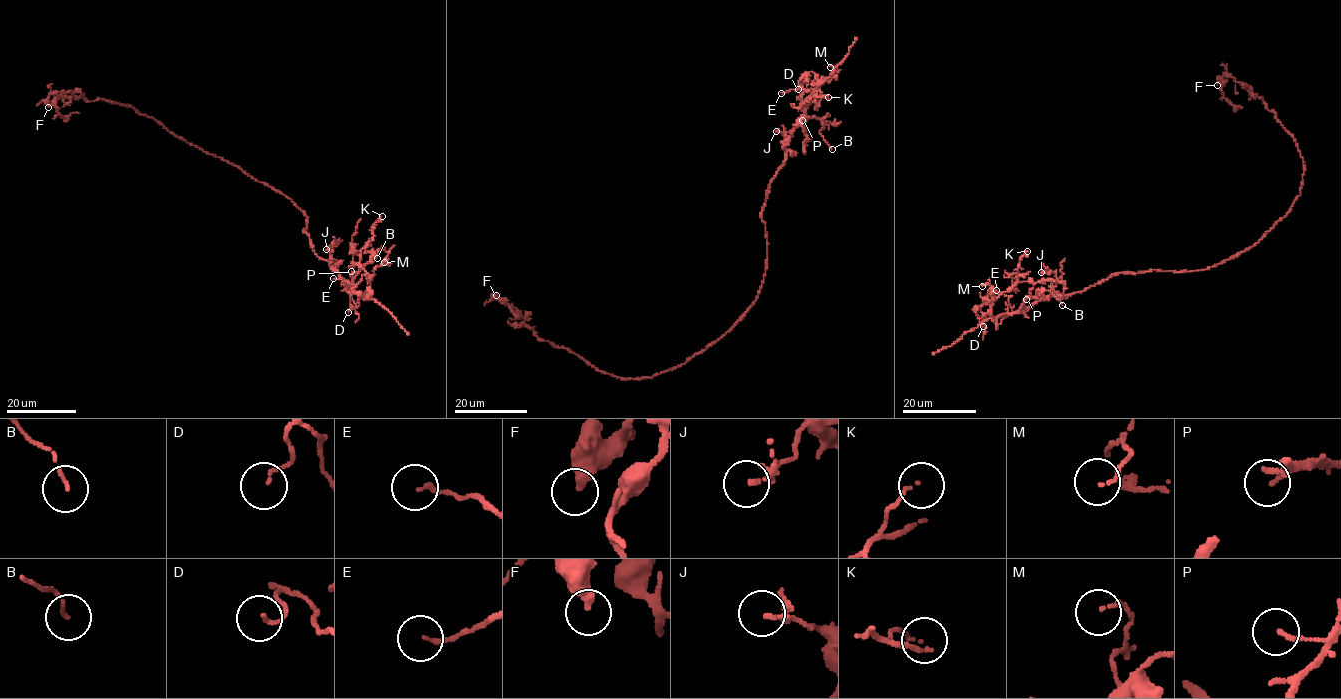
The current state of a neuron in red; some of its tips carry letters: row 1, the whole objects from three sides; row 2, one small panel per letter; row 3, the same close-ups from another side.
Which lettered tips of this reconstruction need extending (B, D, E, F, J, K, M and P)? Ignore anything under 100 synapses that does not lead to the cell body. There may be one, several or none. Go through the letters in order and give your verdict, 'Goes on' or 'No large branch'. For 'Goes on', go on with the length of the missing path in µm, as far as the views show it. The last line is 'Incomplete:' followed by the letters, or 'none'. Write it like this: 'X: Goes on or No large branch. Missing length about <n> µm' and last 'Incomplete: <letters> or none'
B: No large branch
D: No large branch
E: No large branch
F: No large branch
J: No large branch
K: No large branch
M: No large branch
P: No large branch
Incomplete: none

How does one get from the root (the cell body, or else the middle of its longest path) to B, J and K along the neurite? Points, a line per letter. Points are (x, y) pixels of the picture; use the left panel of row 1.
B: (289, 198), (306, 215), (304, 230), (312, 247), (344, 280), (353, 284), (370, 260), (367, 250), (377, 258)
J: (289, 198), (306, 215), (304, 230), (319, 258), (332, 264), (334, 243), (326, 249)
K: (289, 198), (306, 215), (304, 230), (314, 251), (332, 263), (356, 293), (369, 290), (360, 256), (382, 216)

